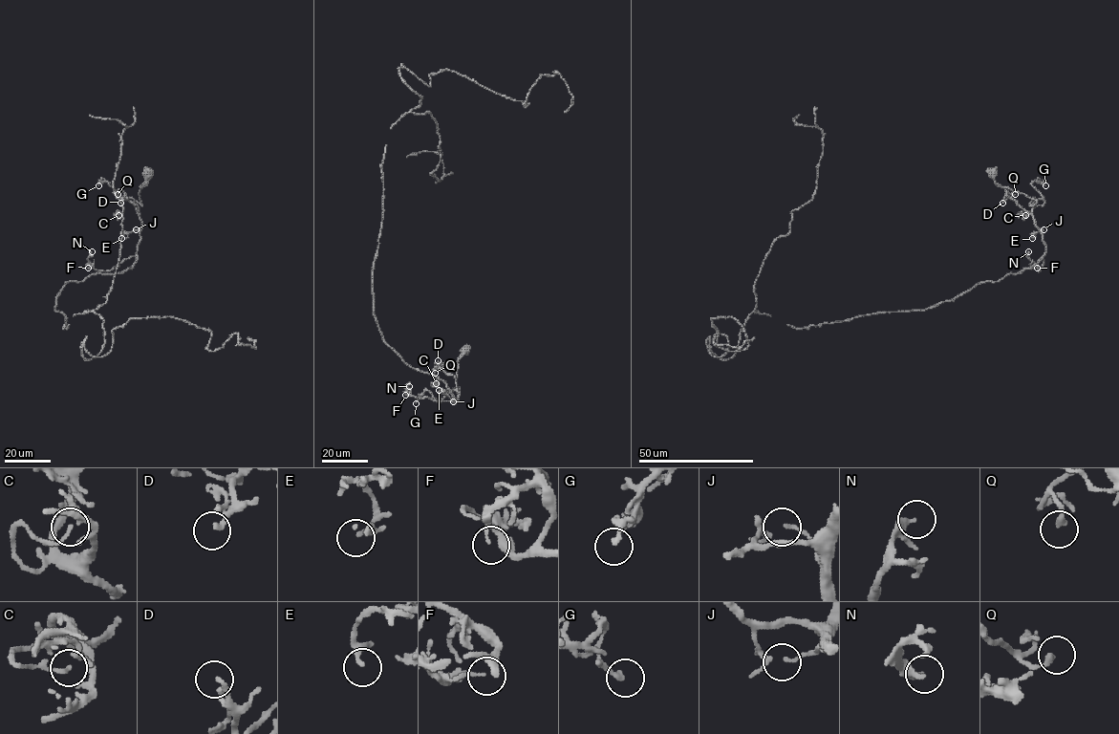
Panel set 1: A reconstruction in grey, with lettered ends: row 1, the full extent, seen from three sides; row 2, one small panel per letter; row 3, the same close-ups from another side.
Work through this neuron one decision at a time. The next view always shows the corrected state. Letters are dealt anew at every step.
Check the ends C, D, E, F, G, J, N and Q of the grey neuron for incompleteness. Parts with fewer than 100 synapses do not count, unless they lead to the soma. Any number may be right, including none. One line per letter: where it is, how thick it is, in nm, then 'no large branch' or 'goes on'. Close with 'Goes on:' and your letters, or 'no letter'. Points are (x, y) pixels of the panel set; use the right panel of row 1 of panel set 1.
C: (1025, 215) | 130 nm | no large branch
D: (1002, 203) | 170 nm | no large branch
E: (1032, 238) | 140 nm | no large branch
F: (1037, 268) | 100 nm | no large branch
G: (1045, 185) | 180 nm | no large branch
J: (1043, 229) | 130 nm | no large branch
N: (1028, 251) | 240 nm | no large branch
Q: (1015, 194) | 240 nm | no large branch
Goes on: no letter

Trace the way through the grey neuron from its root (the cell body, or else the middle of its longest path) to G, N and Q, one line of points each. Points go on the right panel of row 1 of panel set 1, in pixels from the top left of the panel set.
G: (993, 172), (1002, 186), (1036, 201), (1030, 205), (1033, 198), (1043, 200), (1031, 183), (1045, 185)
N: (993, 172), (1002, 186), (1036, 201), (1030, 205), (1036, 199), (1032, 216), (1045, 247), (1041, 270), (1028, 251)
Q: (993, 172), (994, 181), (1002, 186), (1036, 201), (1030, 205), (1036, 199), (1031, 213), (1006, 191), (1015, 194)

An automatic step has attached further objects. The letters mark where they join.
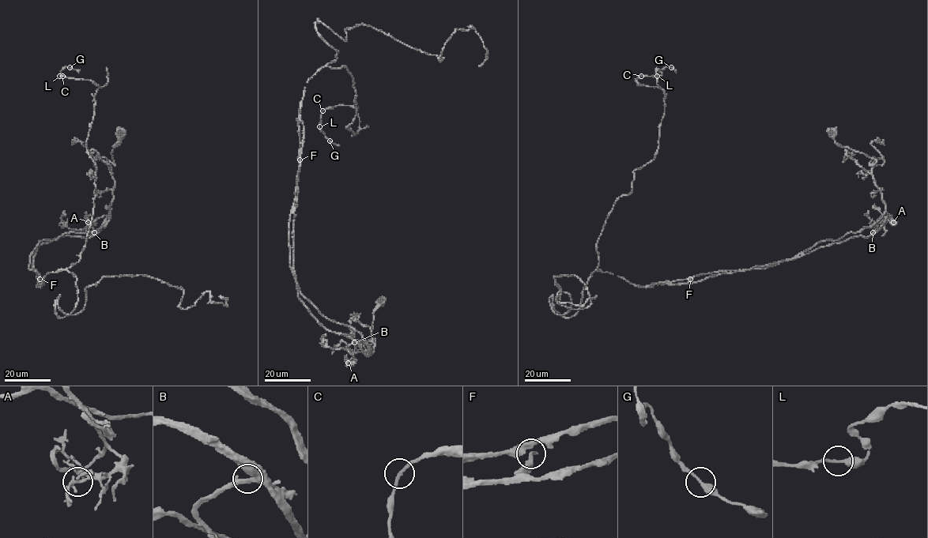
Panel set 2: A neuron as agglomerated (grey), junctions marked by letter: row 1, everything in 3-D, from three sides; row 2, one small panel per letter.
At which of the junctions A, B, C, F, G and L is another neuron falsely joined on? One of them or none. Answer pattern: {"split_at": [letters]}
{"split_at": ["F"]}

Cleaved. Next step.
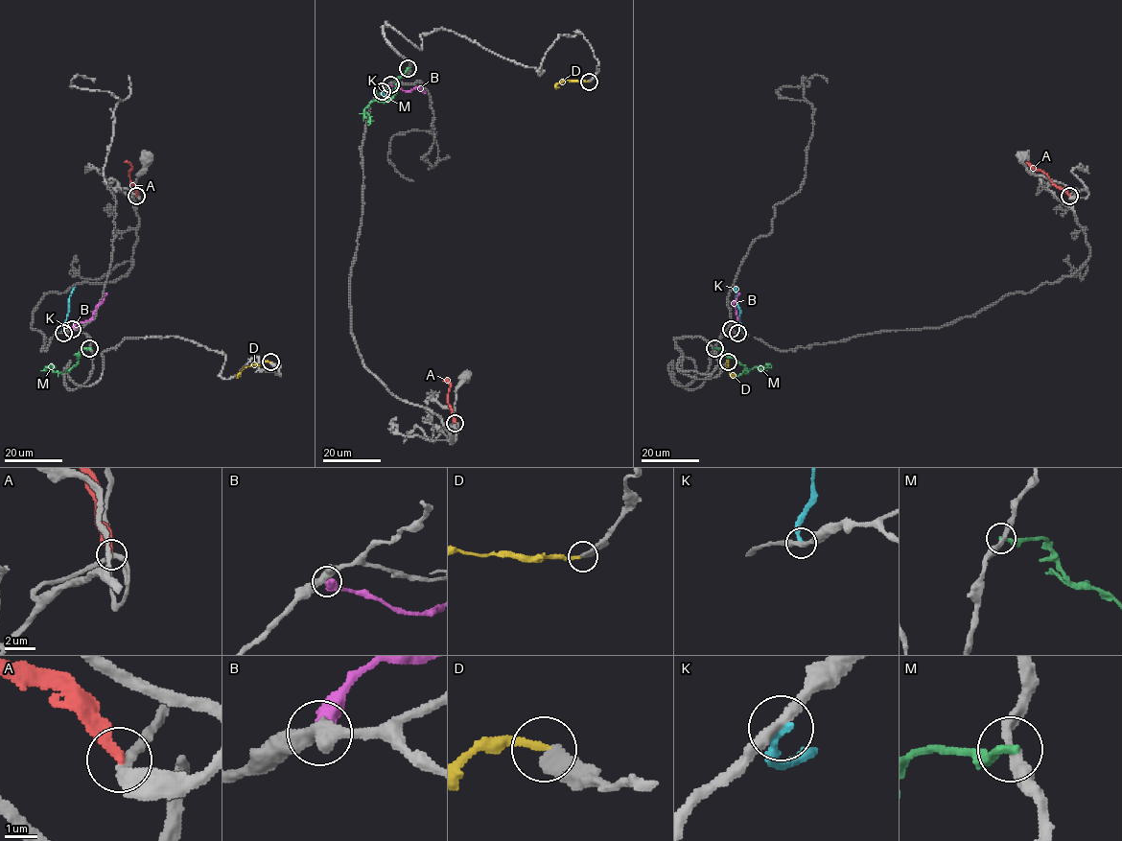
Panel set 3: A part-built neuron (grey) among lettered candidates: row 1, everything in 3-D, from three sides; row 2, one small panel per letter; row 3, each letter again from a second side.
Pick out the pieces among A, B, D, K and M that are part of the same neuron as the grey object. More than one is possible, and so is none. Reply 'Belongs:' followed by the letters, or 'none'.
Belongs: D

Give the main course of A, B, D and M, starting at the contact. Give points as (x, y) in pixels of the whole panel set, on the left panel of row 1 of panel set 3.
A: (136, 195), (130, 181), (130, 165), (125, 162)
B: (72, 329), (78, 322), (88, 320), (106, 293)
D: (270, 362), (245, 366), (238, 374), (240, 377)
M: (90, 348), (81, 349), (78, 362), (66, 371), (54, 371), (46, 367), (51, 367), (50, 364)

